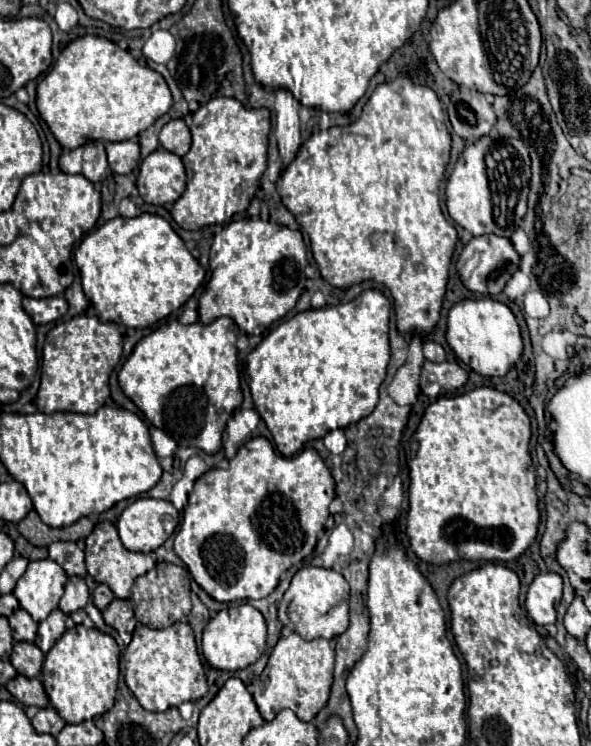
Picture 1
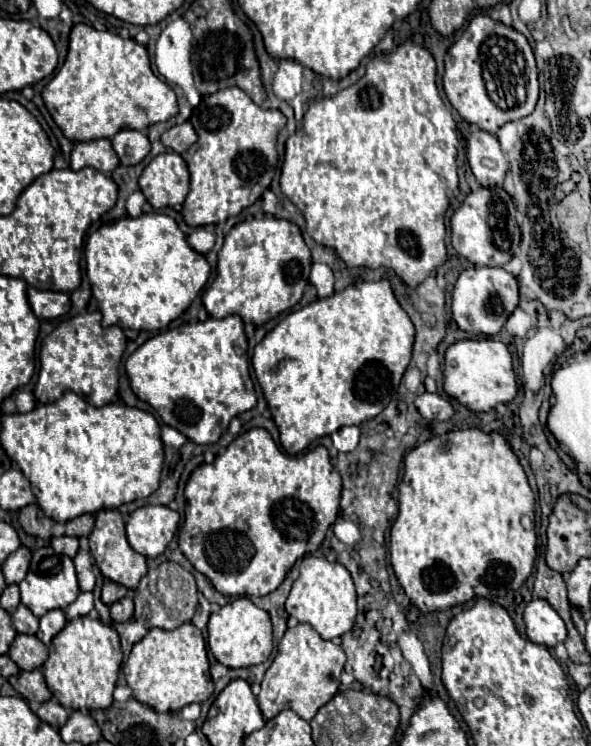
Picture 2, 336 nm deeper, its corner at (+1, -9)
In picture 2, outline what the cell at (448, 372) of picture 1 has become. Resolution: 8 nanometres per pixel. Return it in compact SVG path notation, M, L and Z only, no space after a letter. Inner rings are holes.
M424 391L422 395L416 397L416 409L420 411L422 417L426 419L438 419L438 421L446 421L454 415L454 409L452 409L452 403L438 395L438 393L428 393Z

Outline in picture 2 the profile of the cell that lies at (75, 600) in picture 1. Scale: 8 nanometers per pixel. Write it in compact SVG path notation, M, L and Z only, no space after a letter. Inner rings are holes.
M80 551L74 557L74 565L76 565L76 575L78 575L78 585L80 591L92 591L94 589L94 573L92 573L92 559L90 553Z

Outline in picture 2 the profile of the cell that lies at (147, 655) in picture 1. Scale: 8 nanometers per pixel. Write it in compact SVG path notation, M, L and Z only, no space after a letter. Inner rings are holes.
M184 623L174 631L164 631L164 629L150 629L142 641L138 641L132 647L132 653L128 661L122 667L128 685L134 691L134 699L144 703L146 707L158 711L158 713L168 713L168 711L178 711L190 703L204 703L212 693L214 685L210 679L210 665L208 665L208 655L206 655L206 645L202 633L192 625Z

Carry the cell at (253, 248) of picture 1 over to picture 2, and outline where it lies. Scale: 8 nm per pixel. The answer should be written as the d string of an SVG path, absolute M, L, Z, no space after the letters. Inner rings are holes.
M276 217L238 223L224 239L218 253L216 279L202 293L202 303L214 319L240 315L246 323L264 325L302 299L304 287L308 285L310 265L310 249L294 223Z

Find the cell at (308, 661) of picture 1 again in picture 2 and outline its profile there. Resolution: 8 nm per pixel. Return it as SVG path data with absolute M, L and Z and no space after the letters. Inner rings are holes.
M308 623L296 625L284 633L278 643L278 655L268 667L262 691L258 695L260 711L266 719L276 717L284 709L292 709L298 717L310 721L322 705L326 705L340 687L340 673L346 655L340 645L324 641Z

